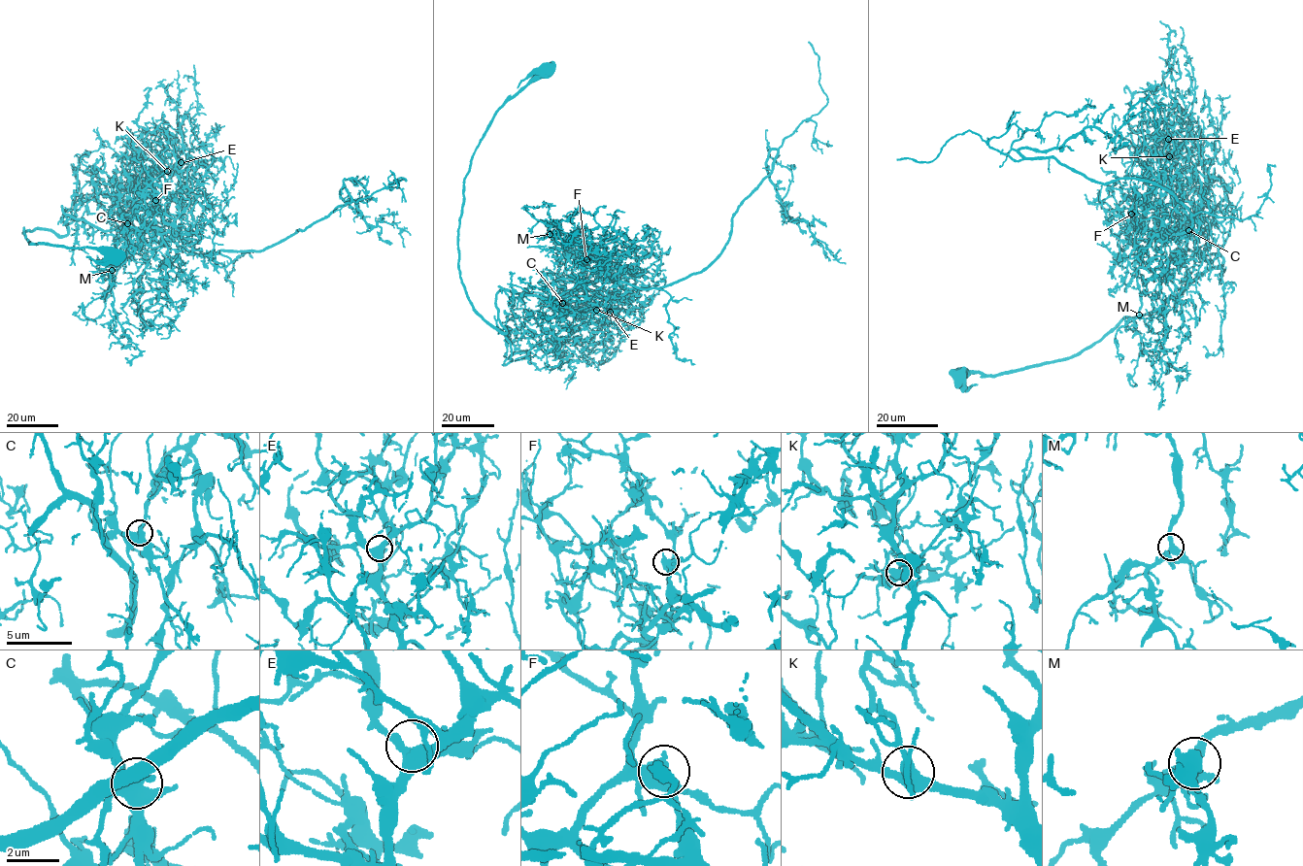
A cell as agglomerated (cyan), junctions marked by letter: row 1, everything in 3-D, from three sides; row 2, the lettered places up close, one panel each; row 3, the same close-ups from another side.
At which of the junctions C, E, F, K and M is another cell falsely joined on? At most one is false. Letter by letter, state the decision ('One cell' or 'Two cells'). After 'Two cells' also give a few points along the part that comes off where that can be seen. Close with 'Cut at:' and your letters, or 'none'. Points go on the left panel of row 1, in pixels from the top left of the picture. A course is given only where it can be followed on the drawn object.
C: One cell
E: One cell
F: Two cells. Course of the part to remove: (154, 201), (135, 218), (182, 248), (260, 250), (351, 201), (343, 187), (368, 224), (394, 222), (405, 247)
K: One cell
M: One cell
Cut at: F

